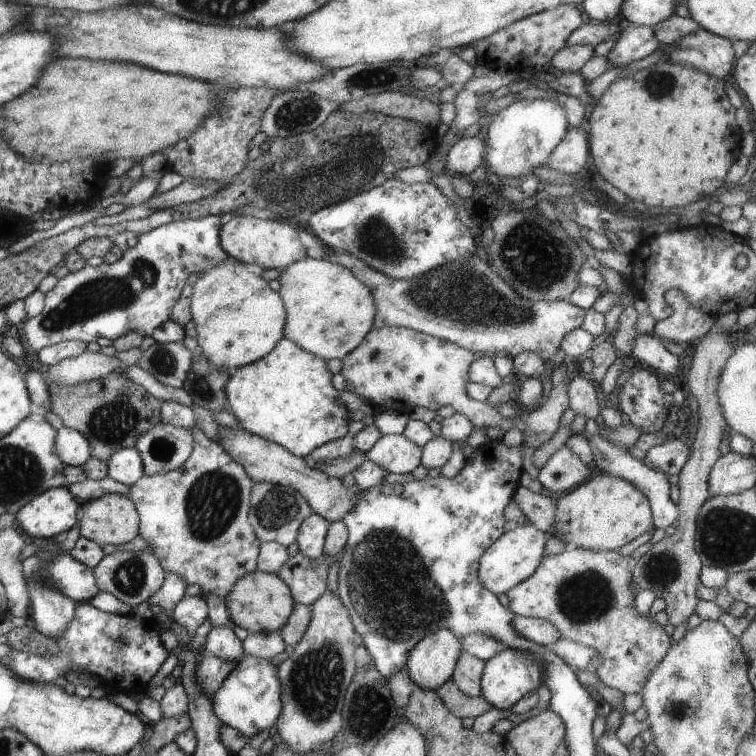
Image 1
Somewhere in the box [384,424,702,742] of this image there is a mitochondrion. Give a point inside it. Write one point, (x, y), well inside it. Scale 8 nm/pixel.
(585, 598)

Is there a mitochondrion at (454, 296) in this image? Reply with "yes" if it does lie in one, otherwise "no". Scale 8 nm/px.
yes

